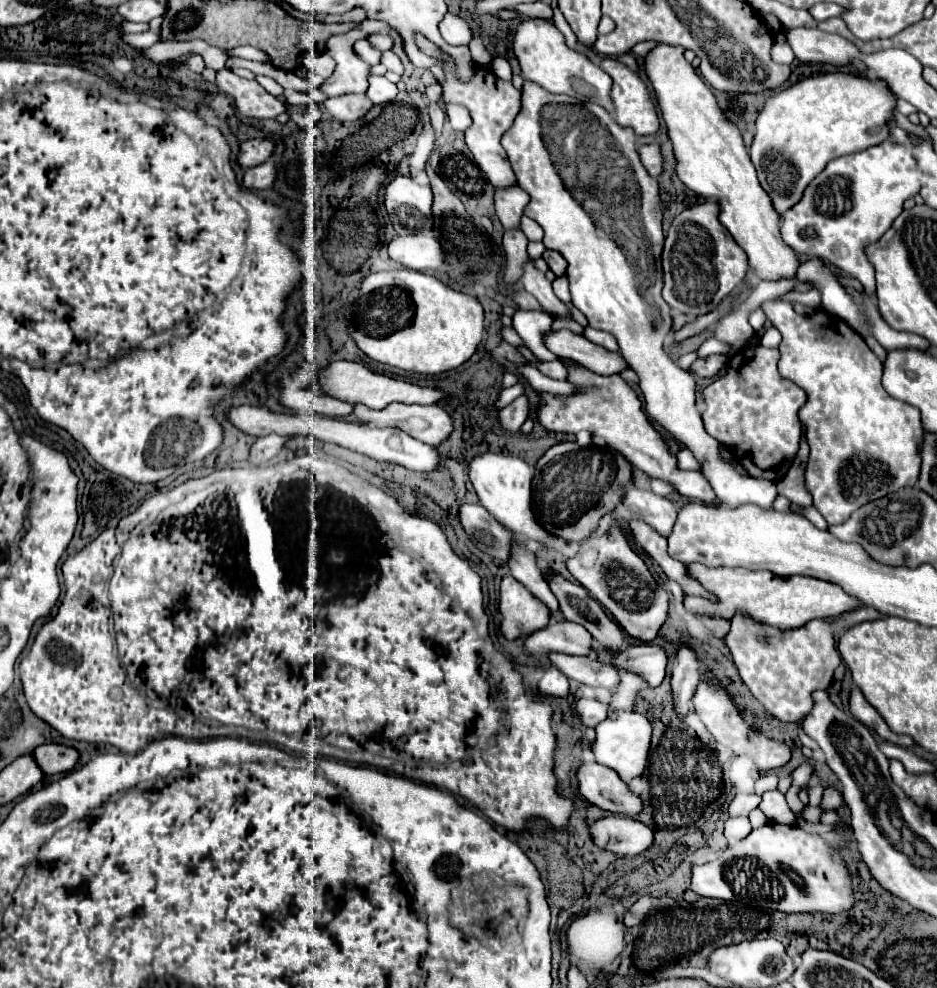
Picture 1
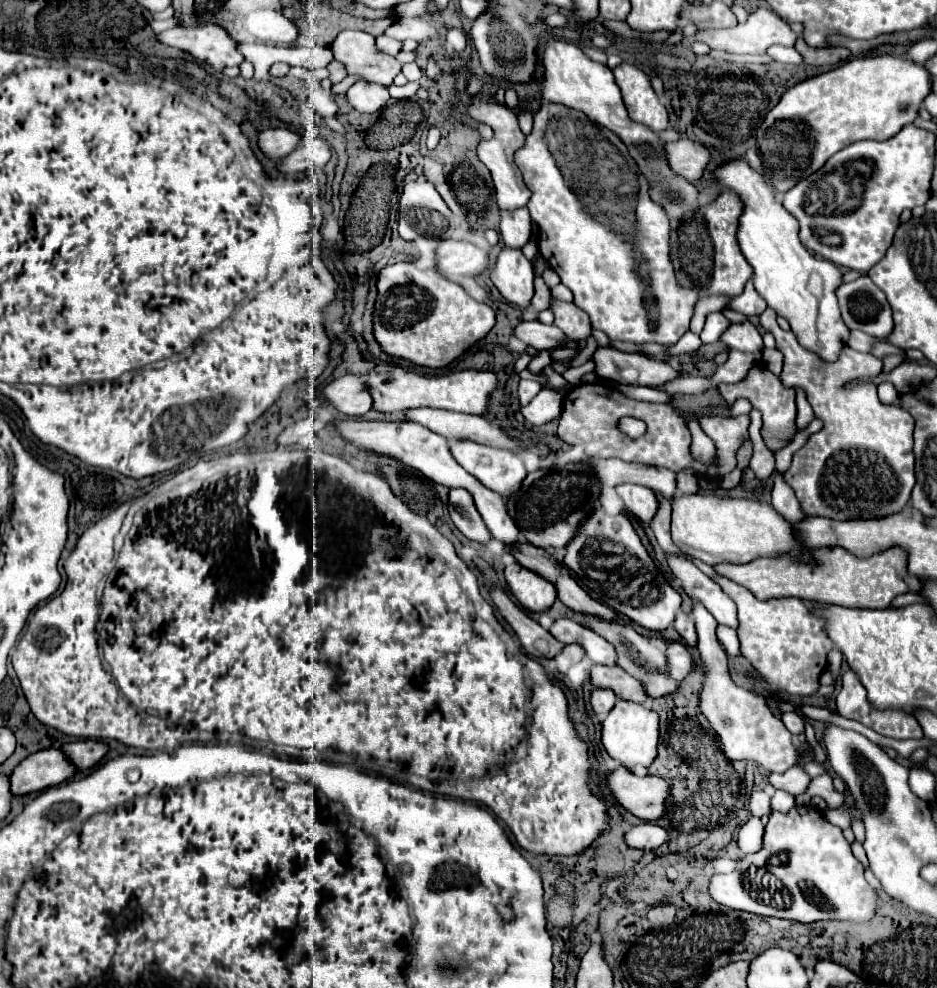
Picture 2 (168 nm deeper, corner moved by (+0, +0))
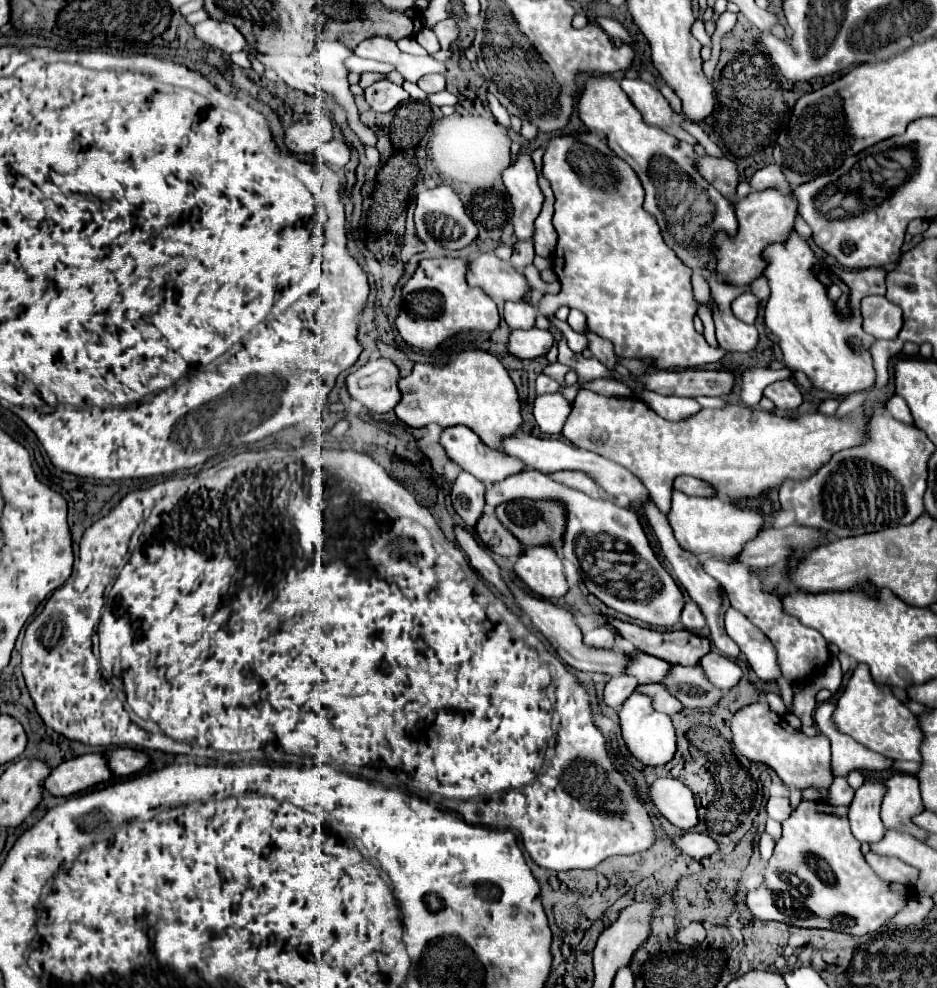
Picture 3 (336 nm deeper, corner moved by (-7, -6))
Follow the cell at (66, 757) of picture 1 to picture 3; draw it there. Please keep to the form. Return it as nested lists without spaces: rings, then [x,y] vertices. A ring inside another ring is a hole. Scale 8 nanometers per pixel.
[[[130,747],[110,749],[104,753],[104,757],[106,757],[110,771],[116,775],[132,775],[132,773],[140,771],[142,767],[146,767],[146,763],[148,763],[148,757],[144,753],[134,751]]]

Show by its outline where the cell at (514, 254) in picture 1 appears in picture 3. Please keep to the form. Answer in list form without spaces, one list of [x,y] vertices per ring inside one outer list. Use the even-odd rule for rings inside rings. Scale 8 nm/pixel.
[[[506,303],[504,321],[510,325],[510,329],[530,329],[536,323],[538,313],[538,305],[532,307],[532,303]]]

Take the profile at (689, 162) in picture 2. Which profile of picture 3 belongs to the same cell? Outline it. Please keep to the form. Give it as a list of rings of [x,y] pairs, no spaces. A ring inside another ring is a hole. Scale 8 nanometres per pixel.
[[[702,155],[696,159],[696,169],[702,177],[706,177],[724,197],[734,197],[738,185],[736,165],[726,157]]]

